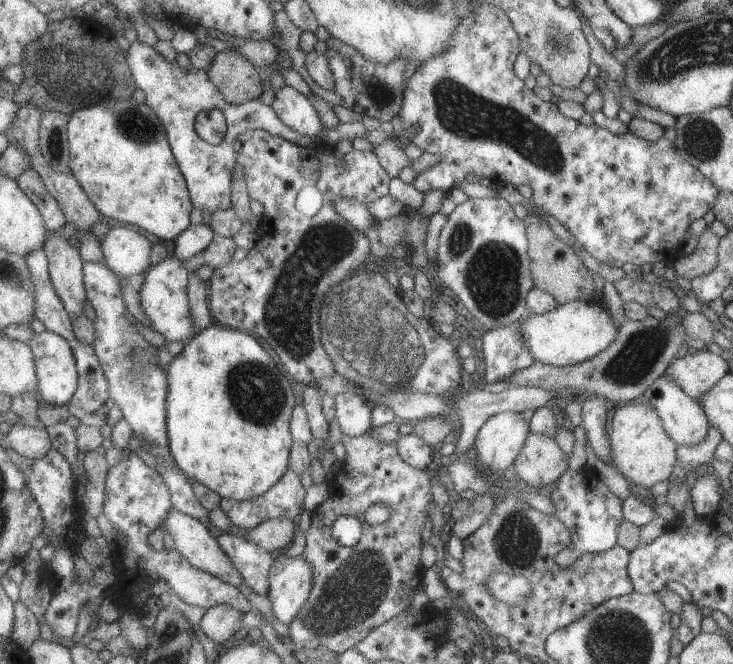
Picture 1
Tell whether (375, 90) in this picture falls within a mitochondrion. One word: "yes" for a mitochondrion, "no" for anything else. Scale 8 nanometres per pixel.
yes

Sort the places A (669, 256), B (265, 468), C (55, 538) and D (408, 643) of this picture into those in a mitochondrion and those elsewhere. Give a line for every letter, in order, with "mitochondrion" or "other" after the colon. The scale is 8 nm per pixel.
A: other
B: other
C: other
D: other

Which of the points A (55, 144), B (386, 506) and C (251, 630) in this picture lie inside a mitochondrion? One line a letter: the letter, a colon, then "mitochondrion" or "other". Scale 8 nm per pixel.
A: mitochondrion
B: other
C: other

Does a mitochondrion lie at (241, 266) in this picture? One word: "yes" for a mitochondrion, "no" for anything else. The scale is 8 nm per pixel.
no

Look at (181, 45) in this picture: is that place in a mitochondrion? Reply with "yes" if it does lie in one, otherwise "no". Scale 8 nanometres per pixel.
no

